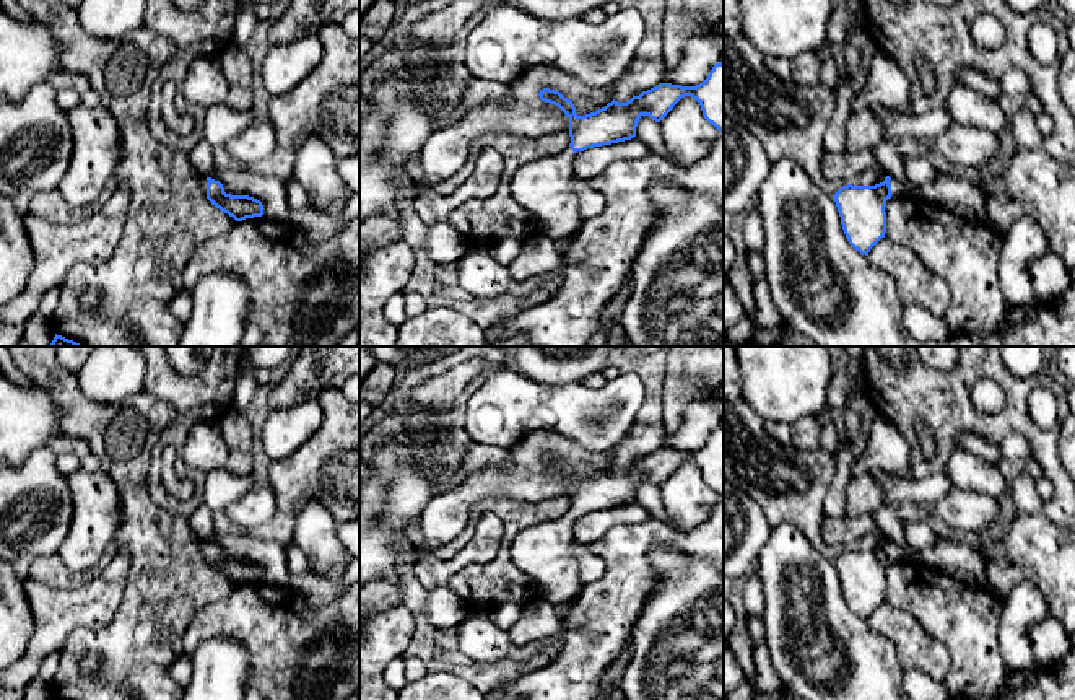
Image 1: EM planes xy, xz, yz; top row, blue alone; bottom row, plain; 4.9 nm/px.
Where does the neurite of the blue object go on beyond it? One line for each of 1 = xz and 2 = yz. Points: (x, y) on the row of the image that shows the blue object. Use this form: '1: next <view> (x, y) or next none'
1: next xz (542, 186)
2: next yz (953, 189)

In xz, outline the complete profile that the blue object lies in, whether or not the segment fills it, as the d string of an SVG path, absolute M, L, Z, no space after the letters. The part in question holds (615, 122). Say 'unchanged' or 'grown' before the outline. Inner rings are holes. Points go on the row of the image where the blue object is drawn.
grown | M724 63L712 67L707 78L696 86L659 83L626 103L611 101L605 107L577 116L571 99L559 91L543 88L540 99L558 106L569 117L569 147L548 158L537 158L520 166L511 177L512 199L530 212L538 233L553 241L574 238L582 228L581 202L571 187L574 177L572 160L577 151L611 145L636 137L642 116L660 122L685 96L701 106L704 119L724 132Z

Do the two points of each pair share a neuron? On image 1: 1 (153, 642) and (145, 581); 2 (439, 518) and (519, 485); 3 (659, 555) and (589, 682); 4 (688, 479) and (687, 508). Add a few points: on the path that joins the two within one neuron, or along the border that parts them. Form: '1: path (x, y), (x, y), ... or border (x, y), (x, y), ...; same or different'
1: path (153, 627), (153, 596); same
2: path (459, 502), (478, 485), (500, 485); same
3: border (685, 552), (651, 551), (656, 585), (643, 604); different
4: path (687, 485), (687, 502); same

